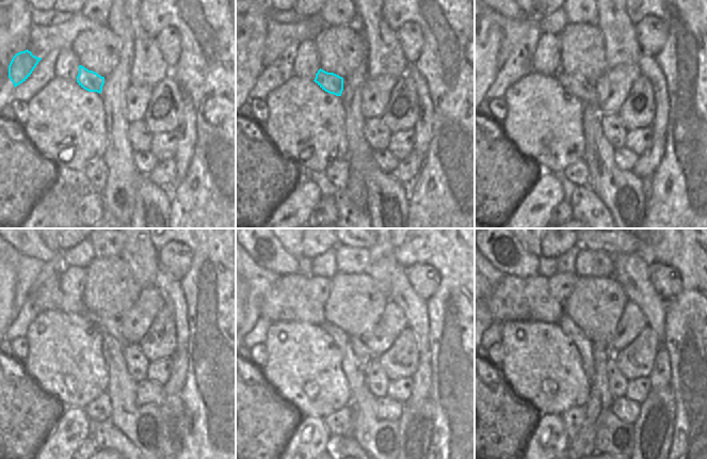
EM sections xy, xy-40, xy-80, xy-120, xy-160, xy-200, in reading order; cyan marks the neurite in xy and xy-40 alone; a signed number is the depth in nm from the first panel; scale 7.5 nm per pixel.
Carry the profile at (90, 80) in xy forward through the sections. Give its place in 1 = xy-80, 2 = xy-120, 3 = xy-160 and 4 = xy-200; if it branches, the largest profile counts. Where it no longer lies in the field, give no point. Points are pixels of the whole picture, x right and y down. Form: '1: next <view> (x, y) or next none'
1: next xy-80 (577, 86)
2: next xy-120 (109, 326)
3: next xy-160 (363, 354)
4: next xy-200 (600, 399)

